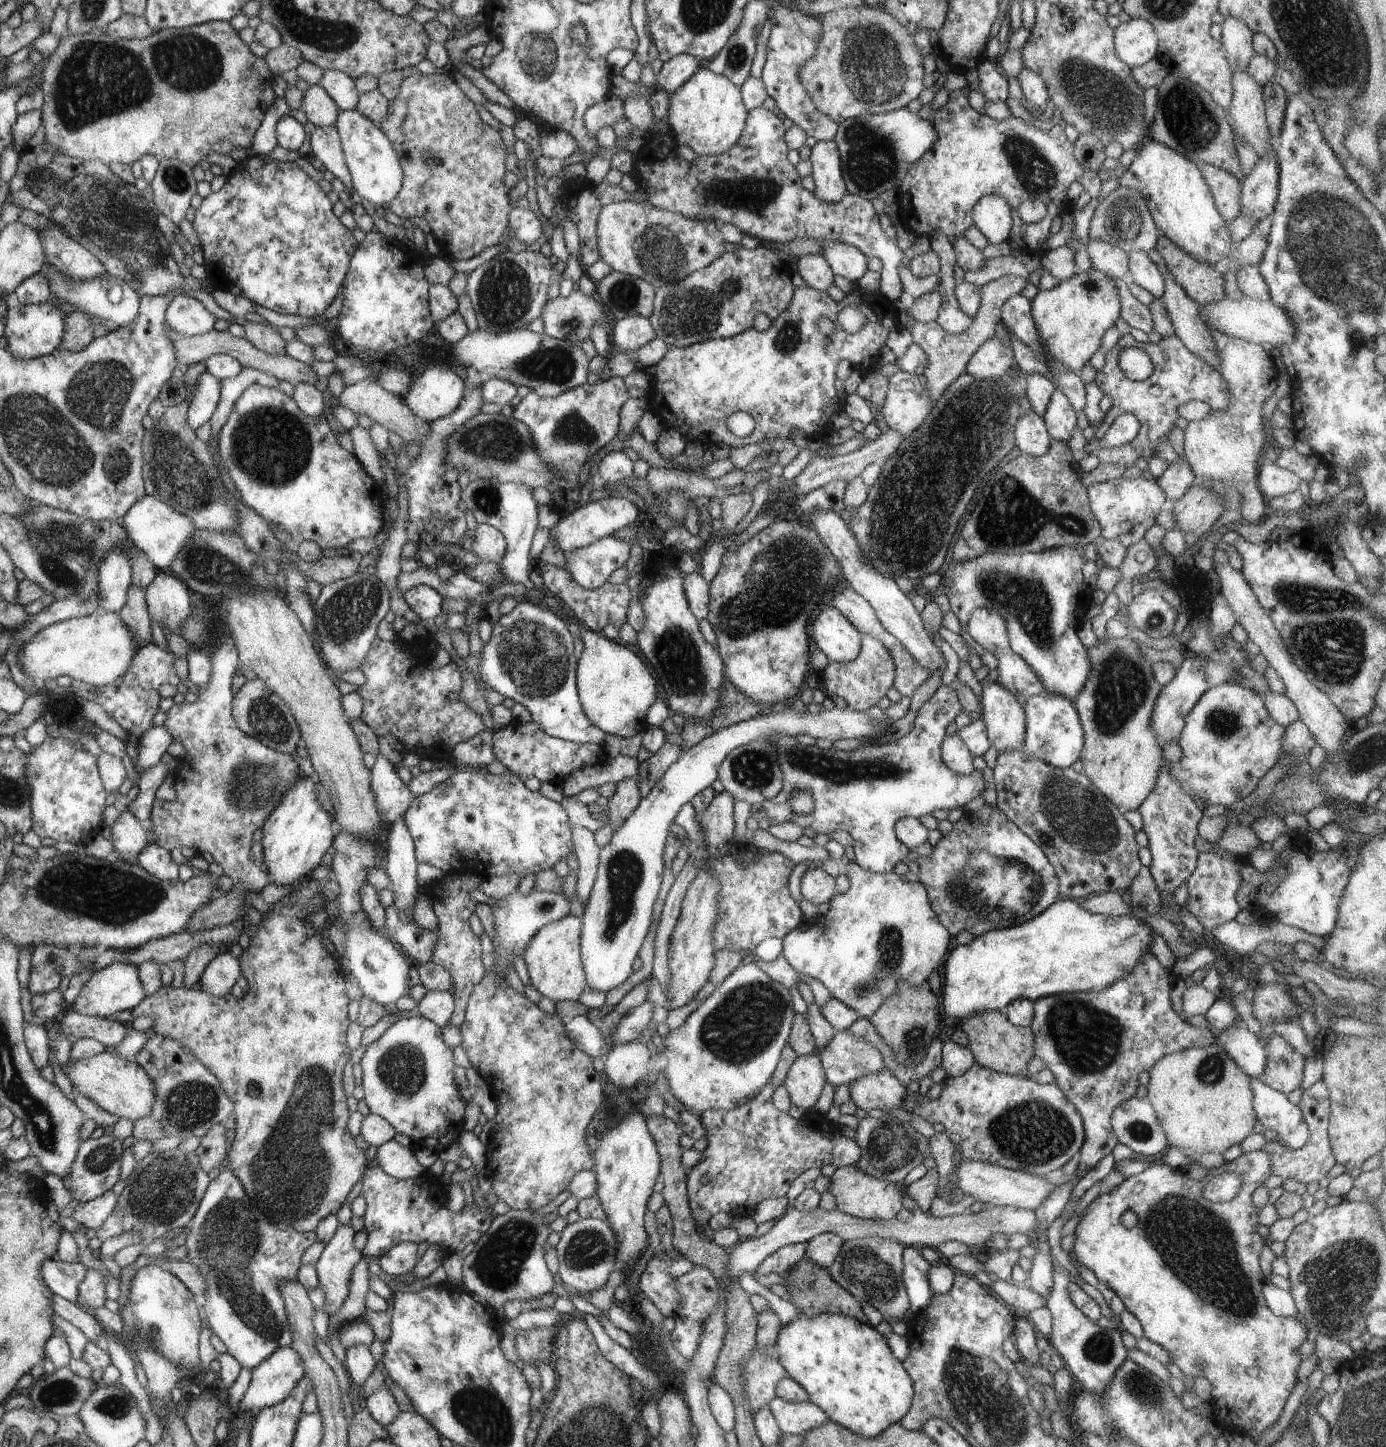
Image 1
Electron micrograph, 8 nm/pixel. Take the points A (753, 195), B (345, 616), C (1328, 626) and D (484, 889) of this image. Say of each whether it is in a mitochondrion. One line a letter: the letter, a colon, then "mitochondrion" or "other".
A: mitochondrion
B: mitochondrion
C: mitochondrion
D: other

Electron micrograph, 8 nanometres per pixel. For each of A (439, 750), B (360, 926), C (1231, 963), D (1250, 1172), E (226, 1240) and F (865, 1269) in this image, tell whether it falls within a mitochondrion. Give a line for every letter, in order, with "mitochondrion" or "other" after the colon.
A: other
B: mitochondrion
C: other
D: other
E: mitochondrion
F: mitochondrion

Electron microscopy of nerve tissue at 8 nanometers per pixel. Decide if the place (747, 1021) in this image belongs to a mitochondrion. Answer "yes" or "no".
yes

